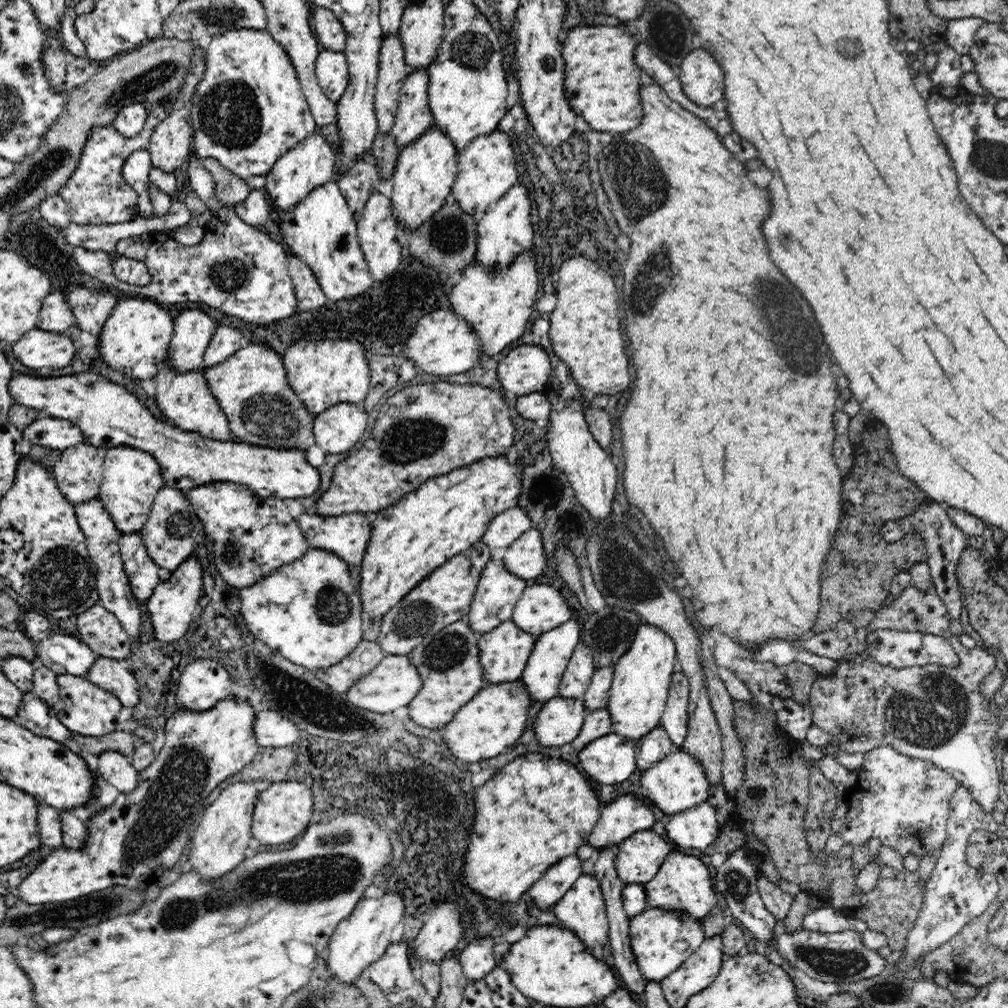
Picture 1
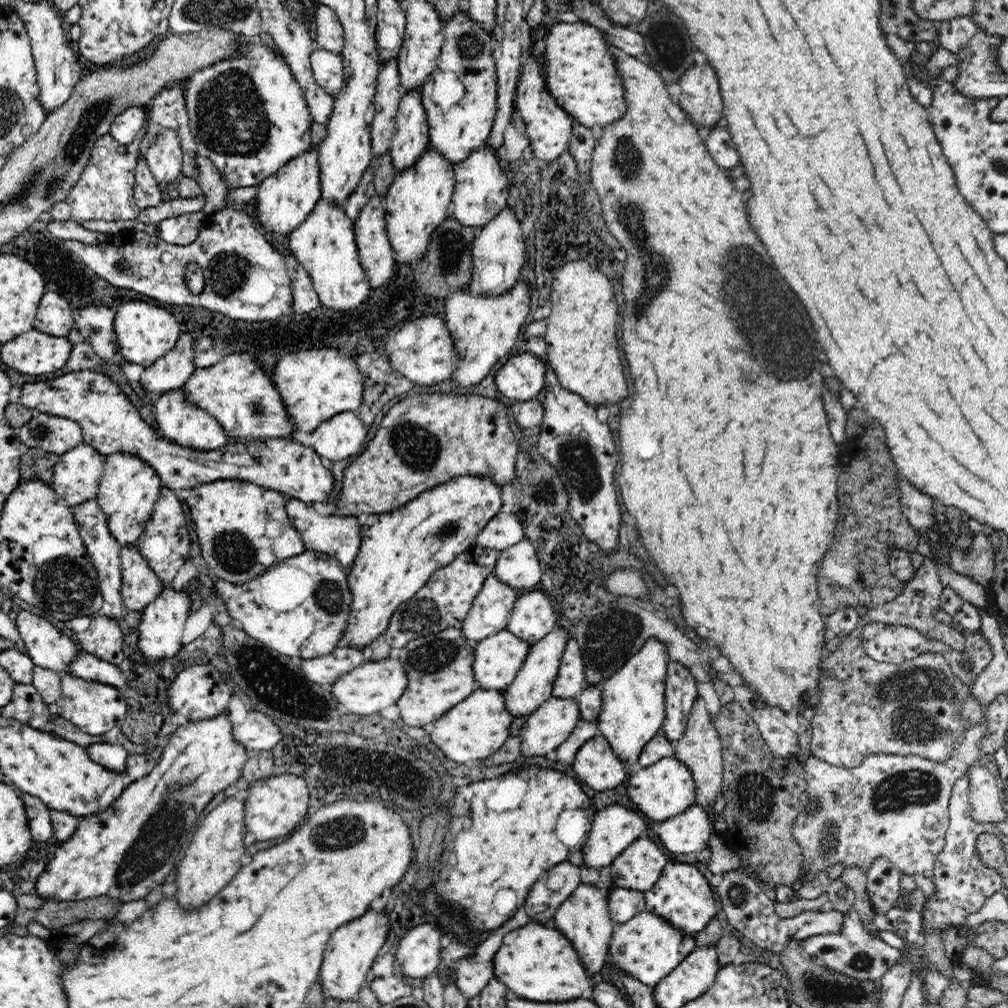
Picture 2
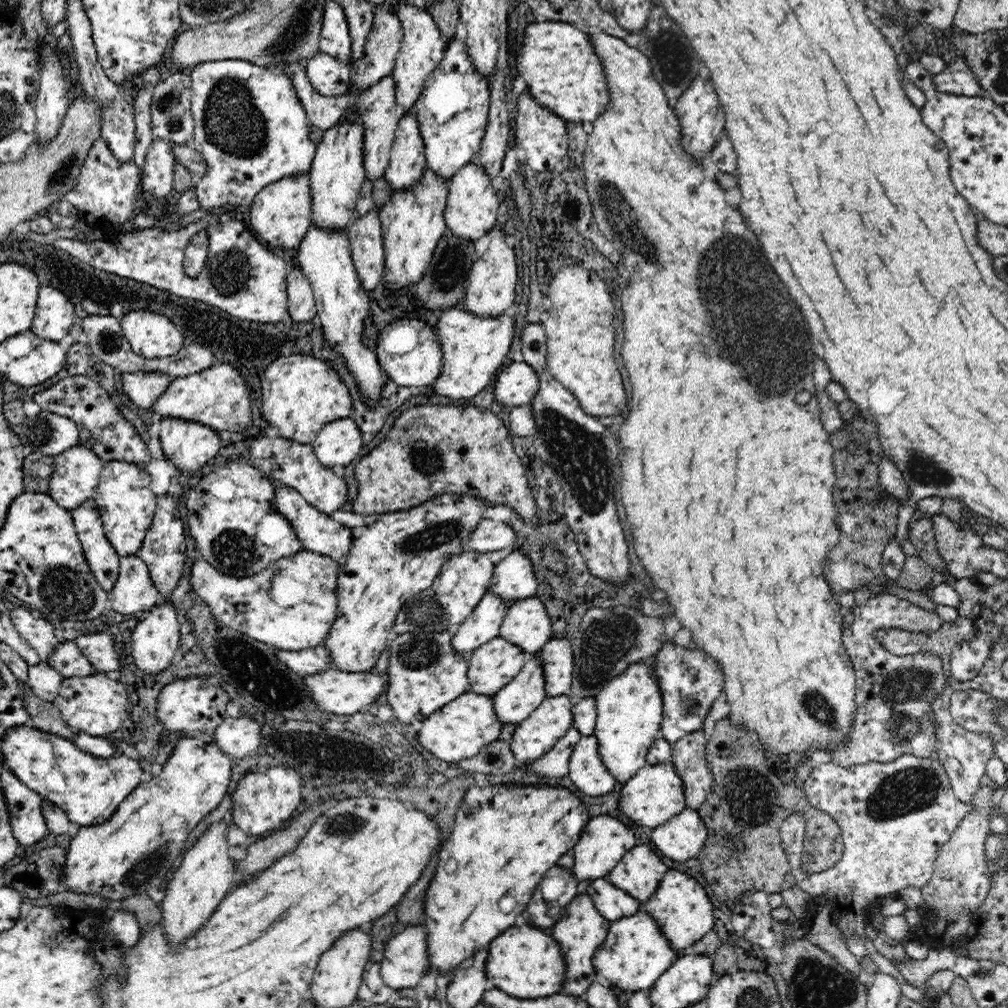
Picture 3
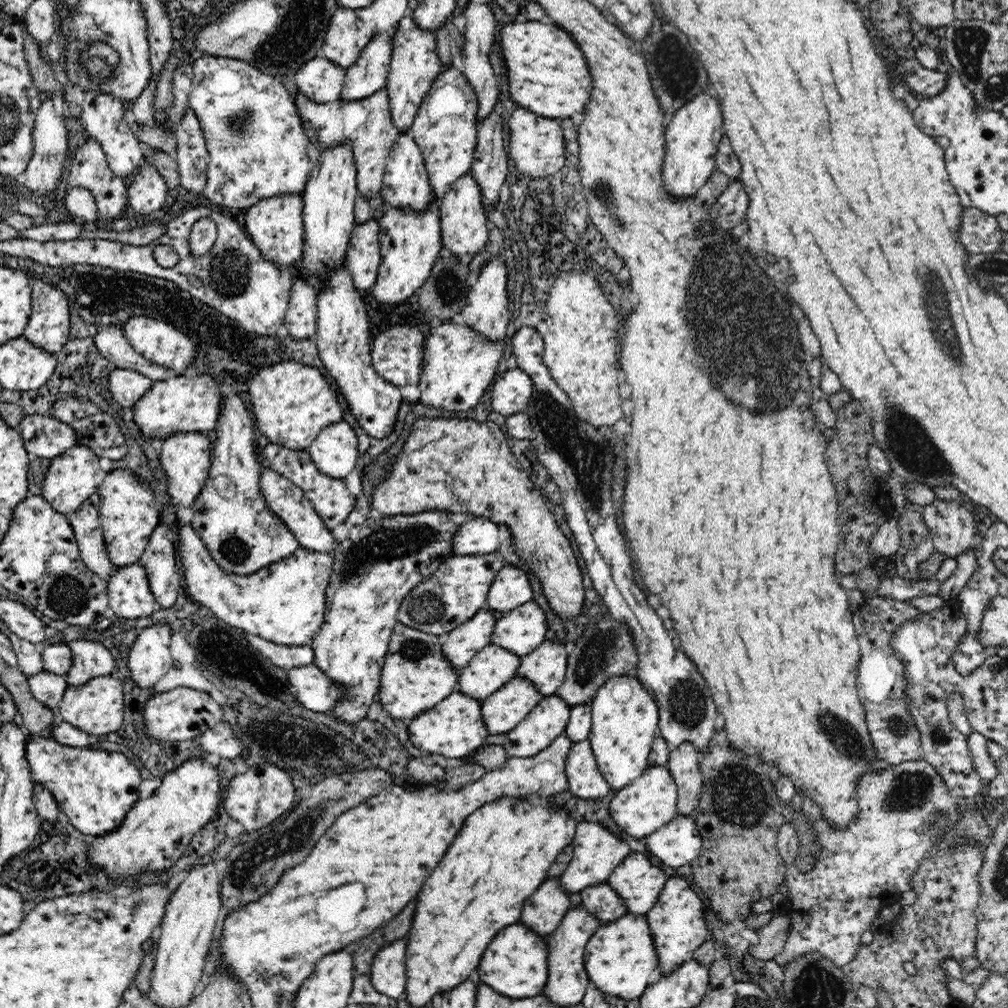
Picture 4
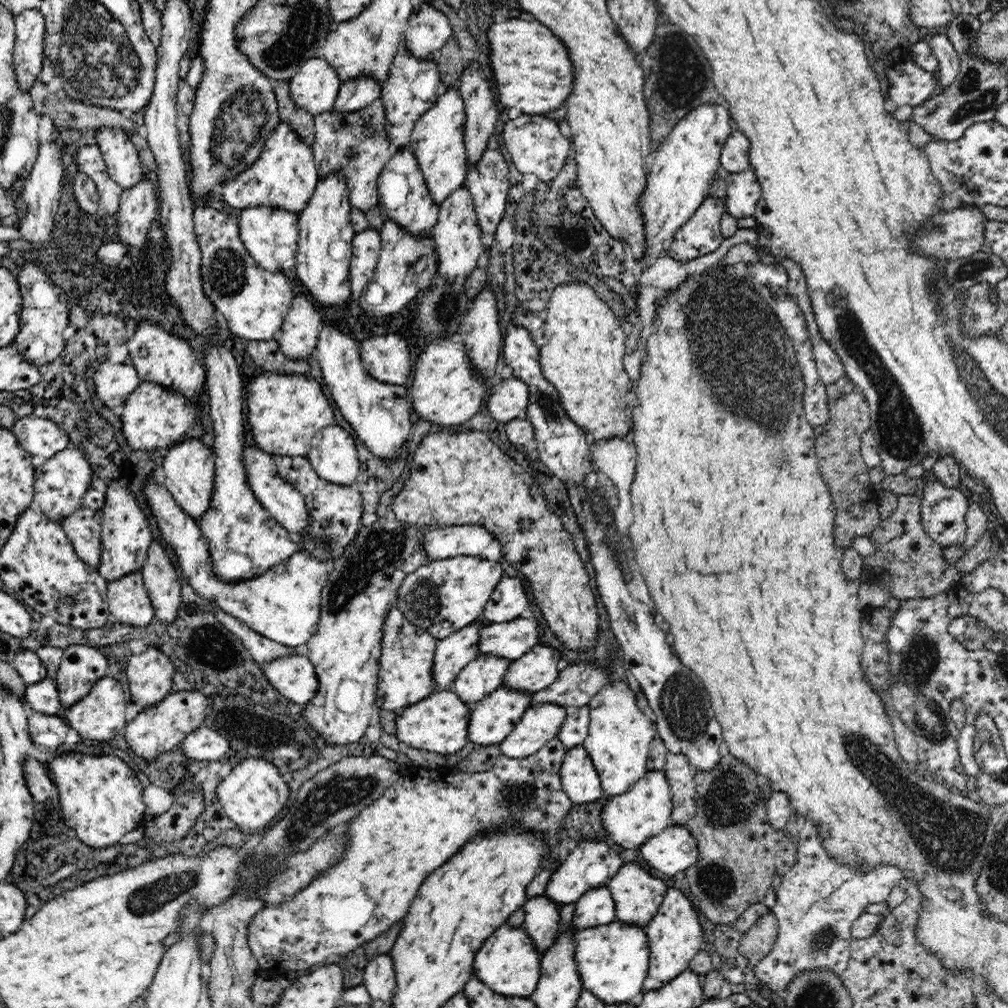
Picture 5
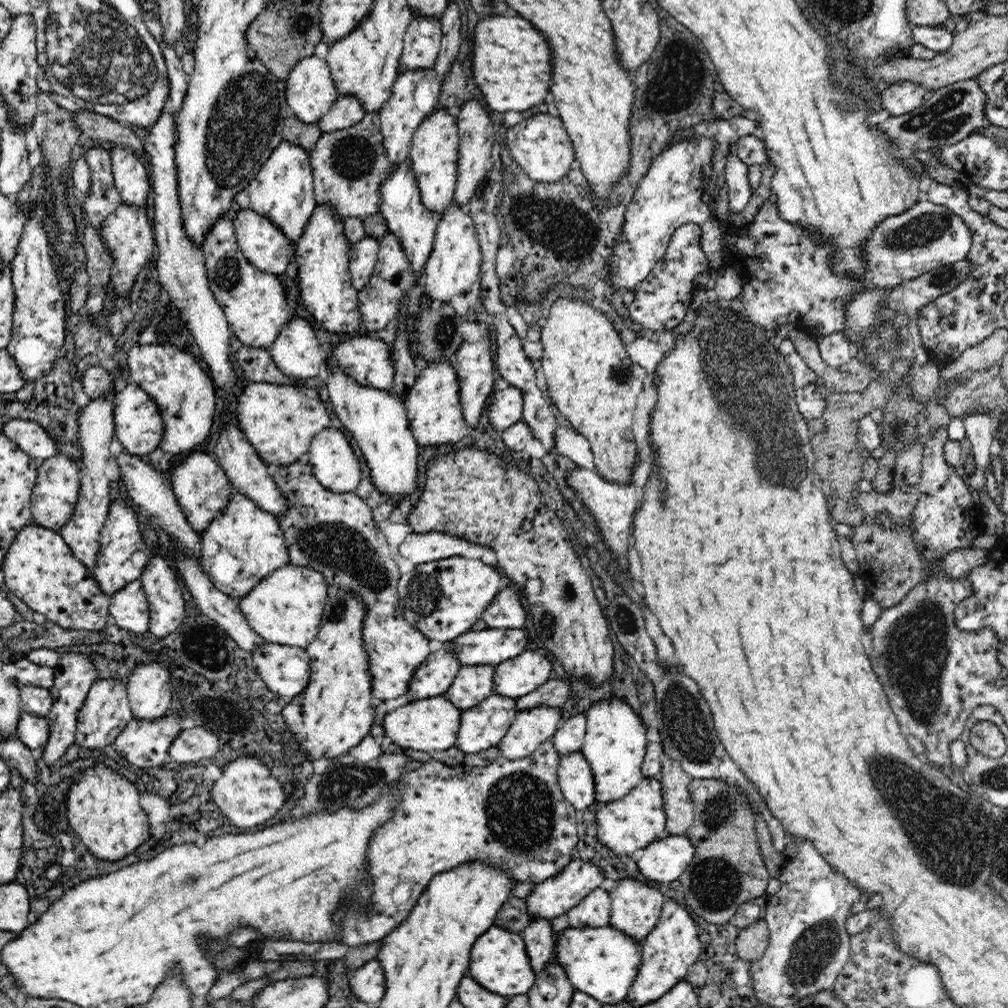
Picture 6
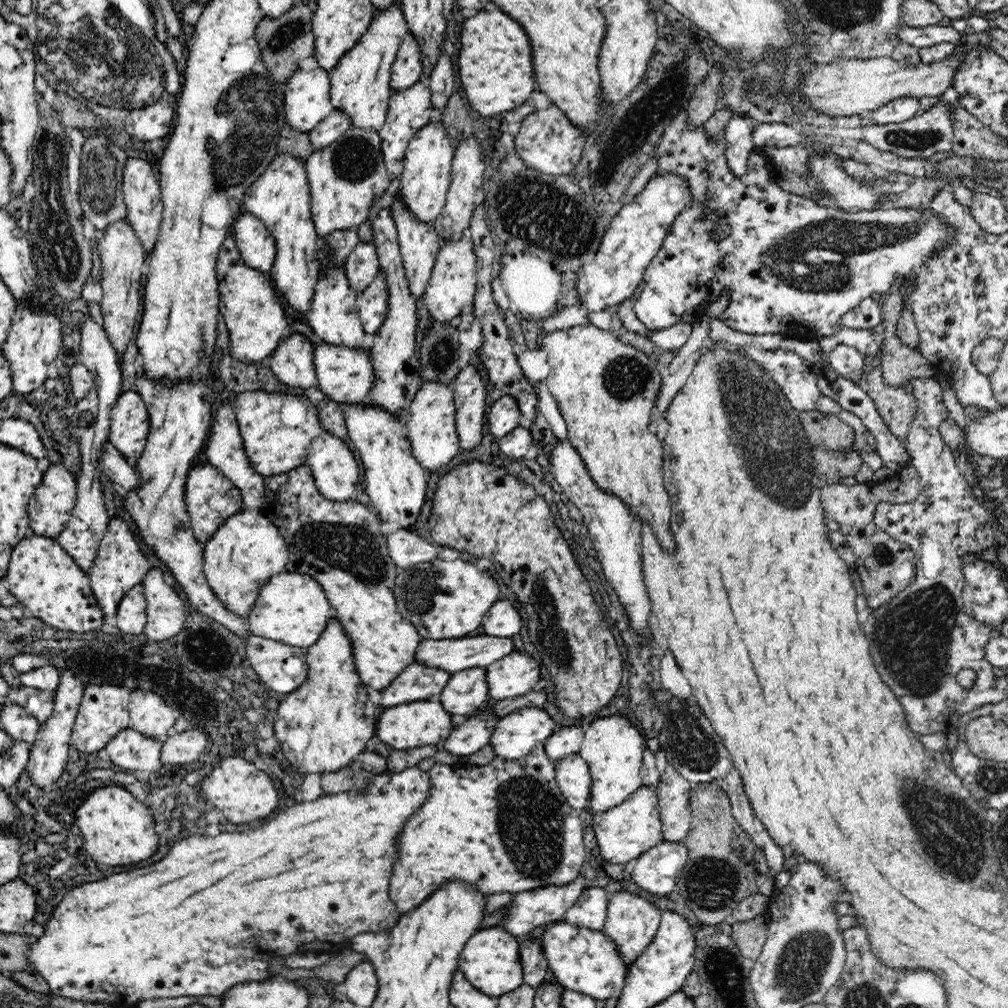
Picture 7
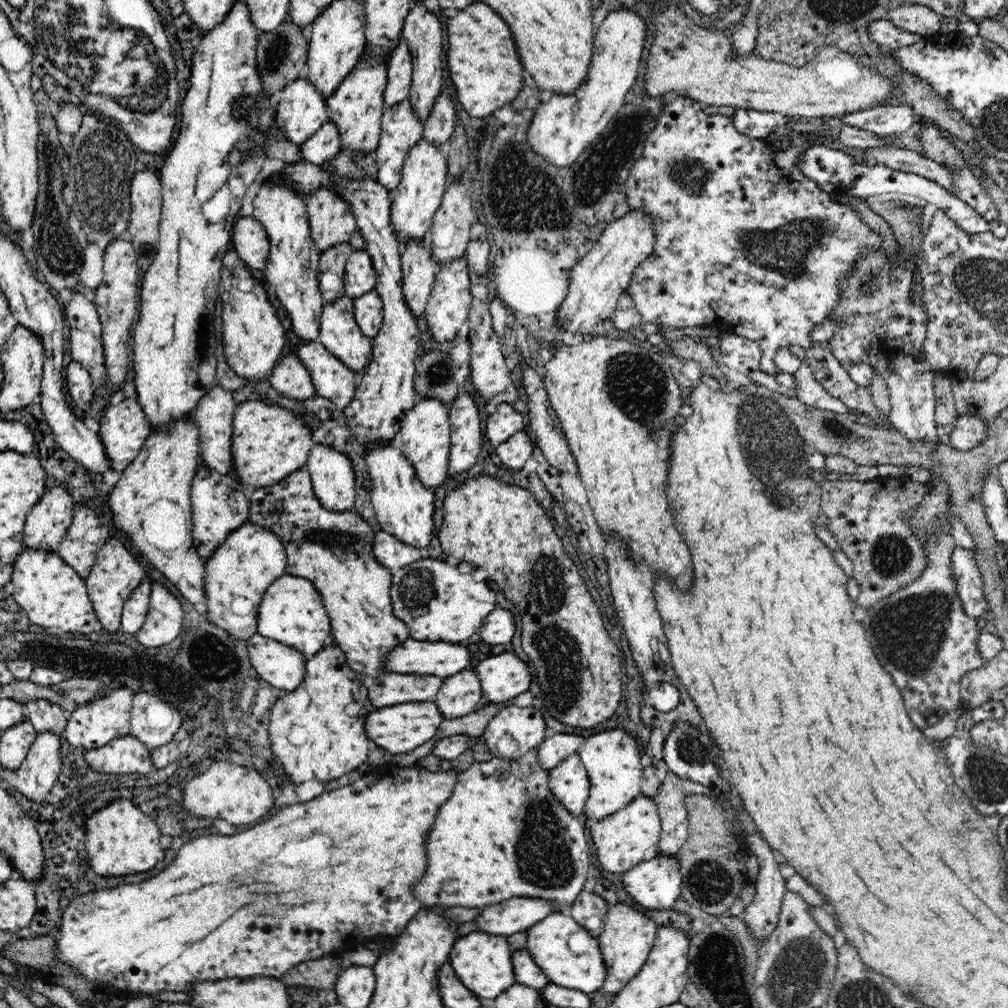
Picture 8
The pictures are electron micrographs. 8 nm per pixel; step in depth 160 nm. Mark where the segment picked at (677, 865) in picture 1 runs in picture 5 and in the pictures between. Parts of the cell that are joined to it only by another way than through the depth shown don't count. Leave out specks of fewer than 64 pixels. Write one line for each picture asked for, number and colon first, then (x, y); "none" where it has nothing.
2: (683, 895)
3: (681, 907)
4: (677, 919)
5: (674, 934)

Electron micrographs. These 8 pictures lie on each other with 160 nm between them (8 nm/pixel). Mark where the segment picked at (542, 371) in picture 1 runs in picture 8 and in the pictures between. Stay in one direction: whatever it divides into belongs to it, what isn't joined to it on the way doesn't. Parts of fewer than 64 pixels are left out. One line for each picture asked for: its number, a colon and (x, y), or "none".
2: (522, 378)
3: (517, 384)
4: (511, 392)
5: (509, 400)
6: (506, 405)
7: (503, 415)
8: (503, 421)

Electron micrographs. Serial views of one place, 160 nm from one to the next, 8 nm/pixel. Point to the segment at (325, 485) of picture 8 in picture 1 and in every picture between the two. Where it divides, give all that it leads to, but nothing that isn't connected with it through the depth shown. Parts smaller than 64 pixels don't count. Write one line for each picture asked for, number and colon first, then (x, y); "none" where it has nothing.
1: (340, 428)
2: (344, 434)
3: (338, 443)
4: (334, 451)
5: (333, 456)
6: (331, 455)
7: (335, 469)

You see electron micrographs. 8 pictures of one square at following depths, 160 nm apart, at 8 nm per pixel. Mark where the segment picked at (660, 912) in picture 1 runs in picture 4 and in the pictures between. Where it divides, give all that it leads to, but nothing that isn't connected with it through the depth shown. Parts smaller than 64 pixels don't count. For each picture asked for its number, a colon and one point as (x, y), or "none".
2: (647, 947)
3: (635, 953)
4: (620, 958)

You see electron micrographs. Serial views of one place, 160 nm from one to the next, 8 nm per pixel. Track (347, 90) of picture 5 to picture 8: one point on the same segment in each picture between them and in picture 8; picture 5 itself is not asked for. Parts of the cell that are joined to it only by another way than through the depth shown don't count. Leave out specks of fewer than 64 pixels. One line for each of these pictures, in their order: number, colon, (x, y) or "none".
6: (347, 110)
7: (337, 122)
8: (323, 145)

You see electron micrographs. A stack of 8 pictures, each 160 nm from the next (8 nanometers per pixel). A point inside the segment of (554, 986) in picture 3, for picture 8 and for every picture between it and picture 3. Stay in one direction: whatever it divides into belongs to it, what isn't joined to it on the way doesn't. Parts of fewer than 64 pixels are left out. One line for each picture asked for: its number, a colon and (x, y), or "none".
4: (515, 964)
5: (508, 963)
6: (499, 962)
7: (491, 957)
8: (483, 961)

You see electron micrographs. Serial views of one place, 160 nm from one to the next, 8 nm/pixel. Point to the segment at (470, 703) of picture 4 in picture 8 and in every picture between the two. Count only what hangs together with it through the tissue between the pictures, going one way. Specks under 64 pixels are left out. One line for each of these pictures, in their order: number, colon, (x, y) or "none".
5: (439, 724)
6: (430, 724)
7: (408, 726)
8: (399, 729)

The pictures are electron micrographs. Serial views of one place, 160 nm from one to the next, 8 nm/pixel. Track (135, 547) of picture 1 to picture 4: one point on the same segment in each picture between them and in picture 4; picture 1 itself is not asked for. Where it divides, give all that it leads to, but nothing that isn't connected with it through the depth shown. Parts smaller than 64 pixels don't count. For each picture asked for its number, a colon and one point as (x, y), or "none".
2: (140, 585)
3: (134, 590)
4: (128, 590)

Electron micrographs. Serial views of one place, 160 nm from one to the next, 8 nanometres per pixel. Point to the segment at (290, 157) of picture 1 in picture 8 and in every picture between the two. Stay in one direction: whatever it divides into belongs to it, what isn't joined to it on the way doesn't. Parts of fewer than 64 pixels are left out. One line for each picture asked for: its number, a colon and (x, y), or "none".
2: (284, 200)
3: (281, 213)
4: (276, 225)
5: (270, 235)
6: (266, 246)
7: (257, 245)
8: (251, 241)

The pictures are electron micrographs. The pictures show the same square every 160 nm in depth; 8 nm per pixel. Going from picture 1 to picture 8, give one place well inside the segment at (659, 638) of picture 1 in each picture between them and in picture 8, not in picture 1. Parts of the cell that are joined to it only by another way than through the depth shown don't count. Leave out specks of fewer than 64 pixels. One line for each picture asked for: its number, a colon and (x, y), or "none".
2: (633, 711)
3: (630, 707)
4: (625, 718)
5: (620, 735)
6: (615, 743)
7: (613, 746)
8: (613, 758)

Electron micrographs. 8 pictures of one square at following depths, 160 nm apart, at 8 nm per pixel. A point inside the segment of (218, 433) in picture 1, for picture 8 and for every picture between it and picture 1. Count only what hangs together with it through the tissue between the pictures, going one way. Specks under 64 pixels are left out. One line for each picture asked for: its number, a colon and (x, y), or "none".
2: (178, 419)
3: (189, 445)
4: (186, 457)
5: (189, 465)
6: (201, 486)
7: (209, 497)
8: (219, 506)

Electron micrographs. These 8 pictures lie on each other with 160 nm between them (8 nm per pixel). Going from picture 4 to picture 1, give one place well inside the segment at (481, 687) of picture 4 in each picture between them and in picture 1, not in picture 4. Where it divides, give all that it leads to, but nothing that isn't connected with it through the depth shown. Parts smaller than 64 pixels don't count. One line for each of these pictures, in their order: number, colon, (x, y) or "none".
1: (504, 652)
2: (498, 658)
3: (491, 666)

